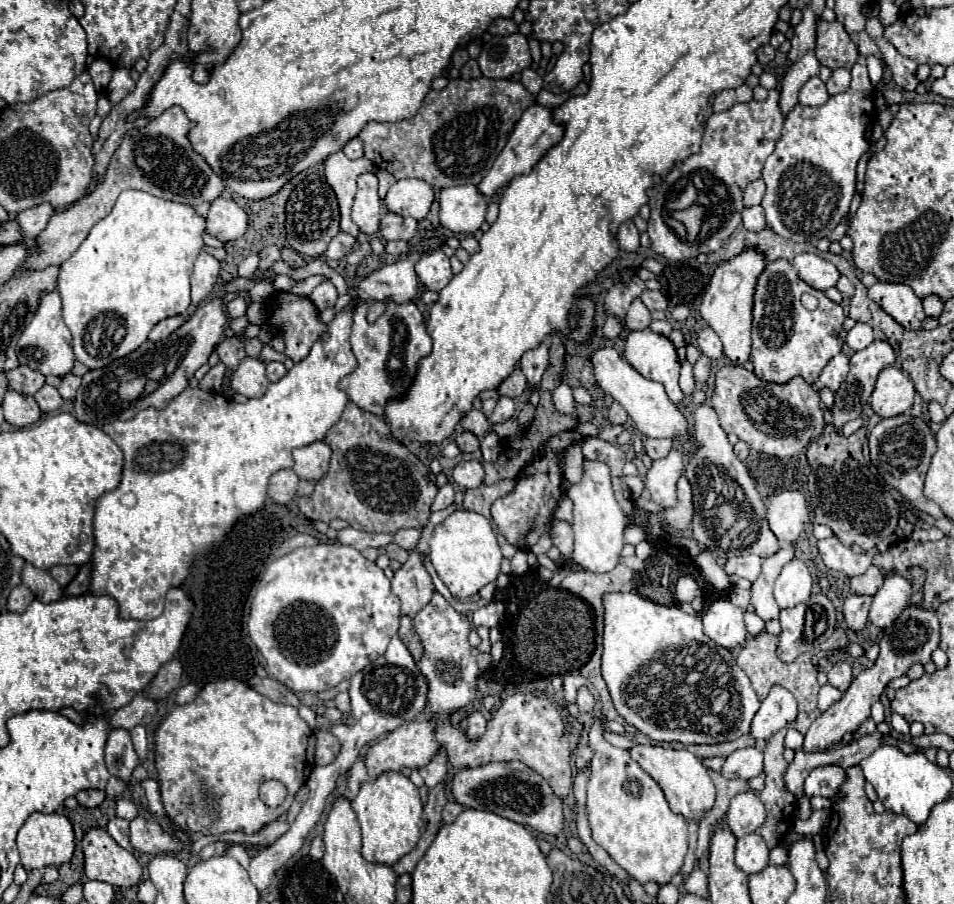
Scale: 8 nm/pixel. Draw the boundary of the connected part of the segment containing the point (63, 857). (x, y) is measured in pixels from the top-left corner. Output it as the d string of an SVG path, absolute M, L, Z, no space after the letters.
M33 813L25 825L19 829L17 835L17 851L21 857L21 865L31 871L31 869L43 869L49 865L63 865L73 857L75 849L75 837L73 837L73 827L71 821L61 815L61 813Z

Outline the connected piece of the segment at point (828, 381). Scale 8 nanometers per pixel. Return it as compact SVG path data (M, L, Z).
M839 353L823 369L823 373L819 377L819 385L823 389L829 389L831 393L835 393L839 389L841 381L847 377L847 373L849 373L849 357L845 353Z

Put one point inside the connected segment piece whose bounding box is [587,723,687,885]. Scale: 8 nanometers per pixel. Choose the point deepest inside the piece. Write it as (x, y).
(629, 816)

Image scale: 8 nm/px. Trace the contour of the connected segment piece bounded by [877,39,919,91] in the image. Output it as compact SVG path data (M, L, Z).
M881 39L877 41L877 47L881 49L883 53L883 61L887 63L887 67L891 67L893 71L893 81L903 89L903 91L915 91L917 87L917 77L915 77L915 71L917 71L917 63L909 57L903 57L887 39Z

